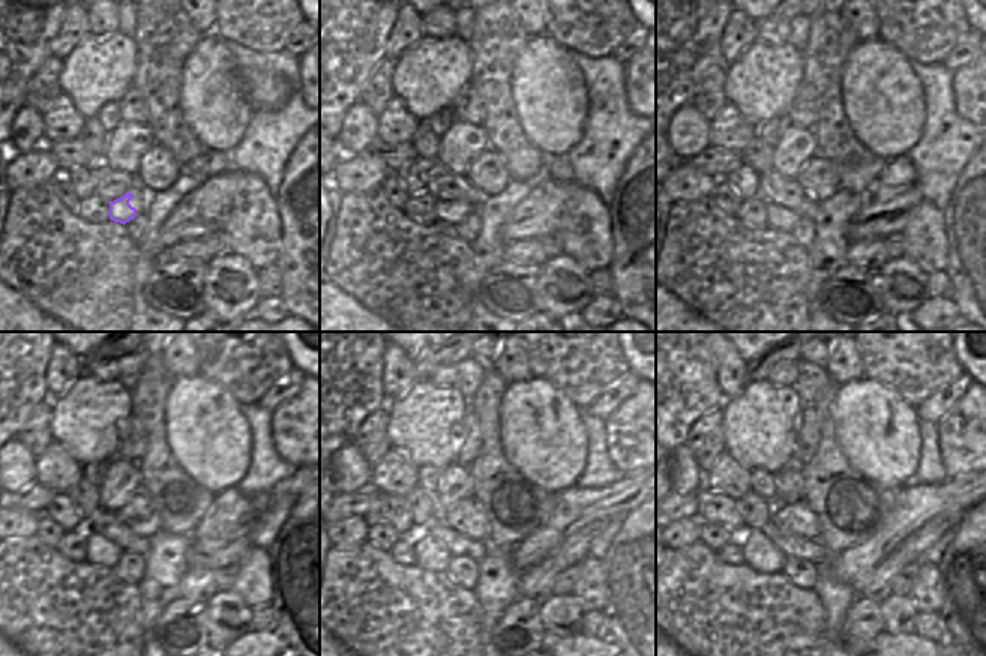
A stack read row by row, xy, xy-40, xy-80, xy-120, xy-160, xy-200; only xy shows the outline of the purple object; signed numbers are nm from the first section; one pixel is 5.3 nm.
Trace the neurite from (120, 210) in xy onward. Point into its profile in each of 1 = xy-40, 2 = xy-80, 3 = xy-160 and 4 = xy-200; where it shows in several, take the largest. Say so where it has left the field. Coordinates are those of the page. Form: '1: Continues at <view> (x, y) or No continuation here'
1: Continues at xy-40 (452, 212)
2: Continues at xy-80 (778, 218)
3: Continues at xy-160 (431, 556)
4: Continues at xy-200 (758, 551)

